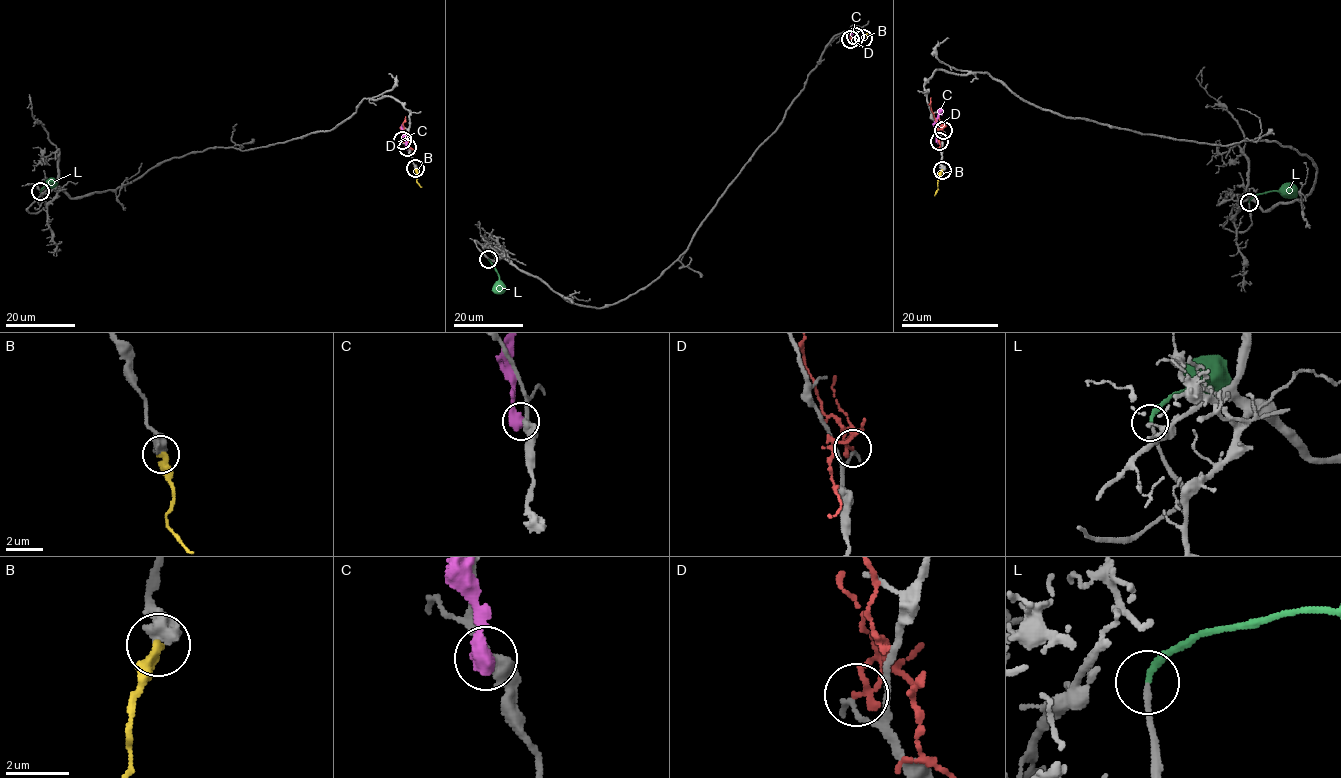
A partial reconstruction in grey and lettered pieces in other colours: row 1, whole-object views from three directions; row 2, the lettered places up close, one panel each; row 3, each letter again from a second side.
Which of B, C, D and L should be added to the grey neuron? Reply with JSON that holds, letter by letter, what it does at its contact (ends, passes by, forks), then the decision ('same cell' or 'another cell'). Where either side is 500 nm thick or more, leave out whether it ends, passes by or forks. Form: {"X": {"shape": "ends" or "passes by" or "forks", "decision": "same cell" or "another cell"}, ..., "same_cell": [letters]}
{"B": {"decision": "same cell"}, "C": {"decision": "another cell"}, "D": {"shape": "ends", "decision": "another cell"}, "L": {"shape": "ends", "decision": "same cell"}, "same_cell": ["B", "L"]}

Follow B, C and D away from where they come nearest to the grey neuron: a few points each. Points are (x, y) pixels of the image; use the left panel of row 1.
B: (415, 169), (416, 182), (421, 187)
C: (406, 148), (401, 124)
D: (402, 140), (406, 116)

